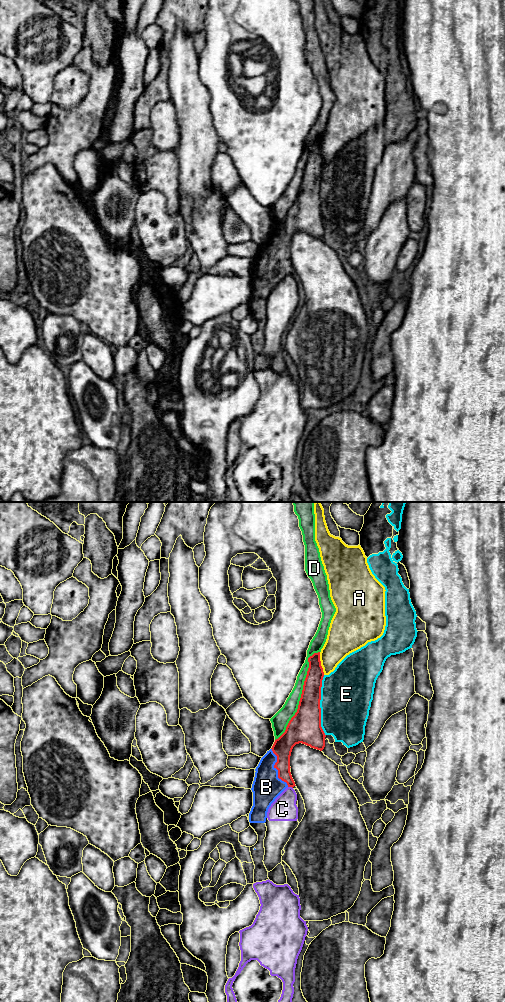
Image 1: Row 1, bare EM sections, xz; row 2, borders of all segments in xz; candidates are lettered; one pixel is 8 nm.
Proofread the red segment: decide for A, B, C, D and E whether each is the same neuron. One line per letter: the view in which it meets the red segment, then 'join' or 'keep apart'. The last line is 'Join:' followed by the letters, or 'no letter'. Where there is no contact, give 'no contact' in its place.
A: xz | keep apart
B: xz | join
C: xz | keep apart
D: xz | keep apart
E: xz | keep apart
Join: B

